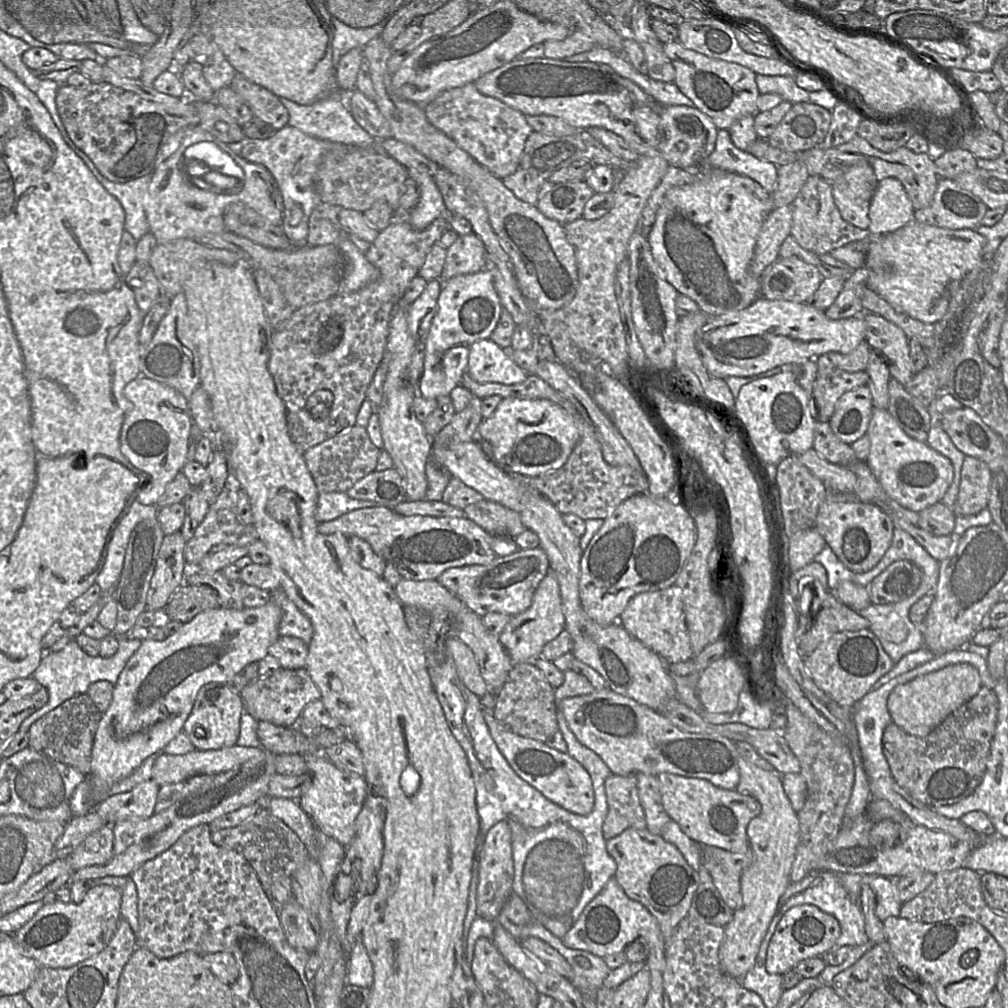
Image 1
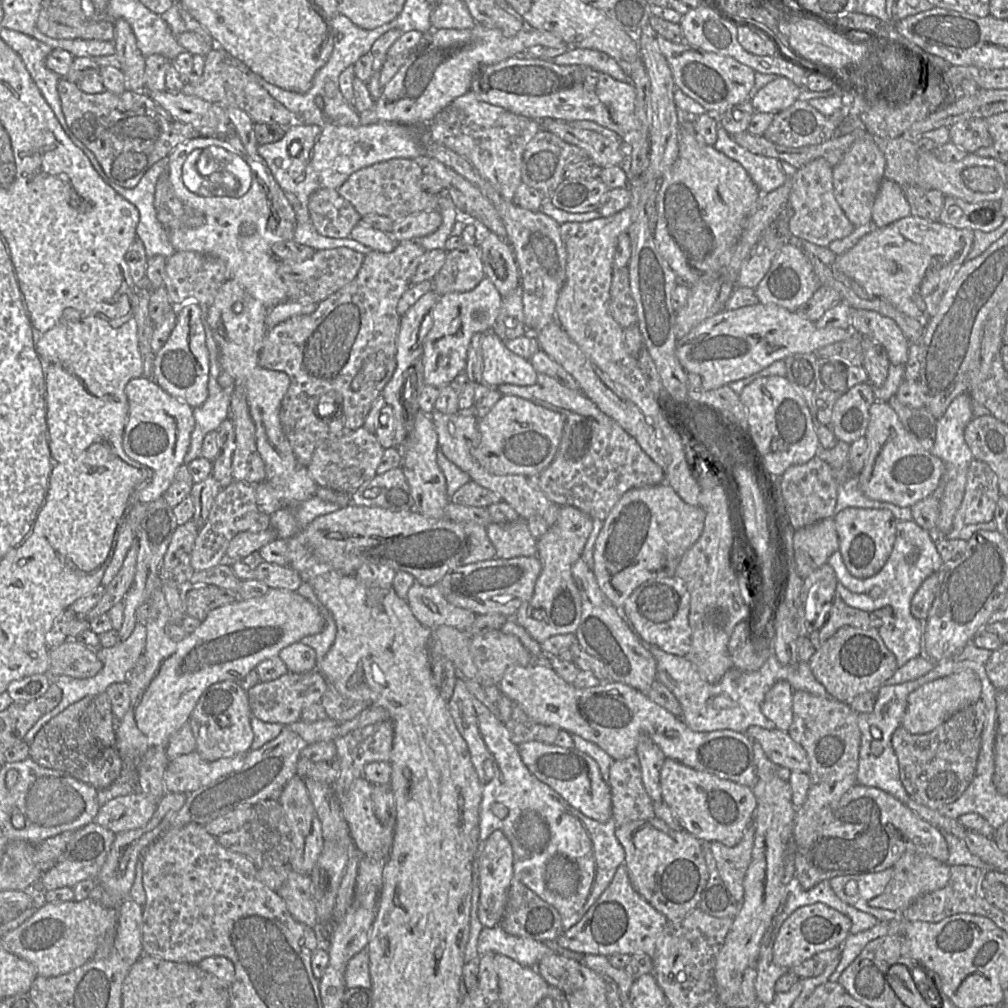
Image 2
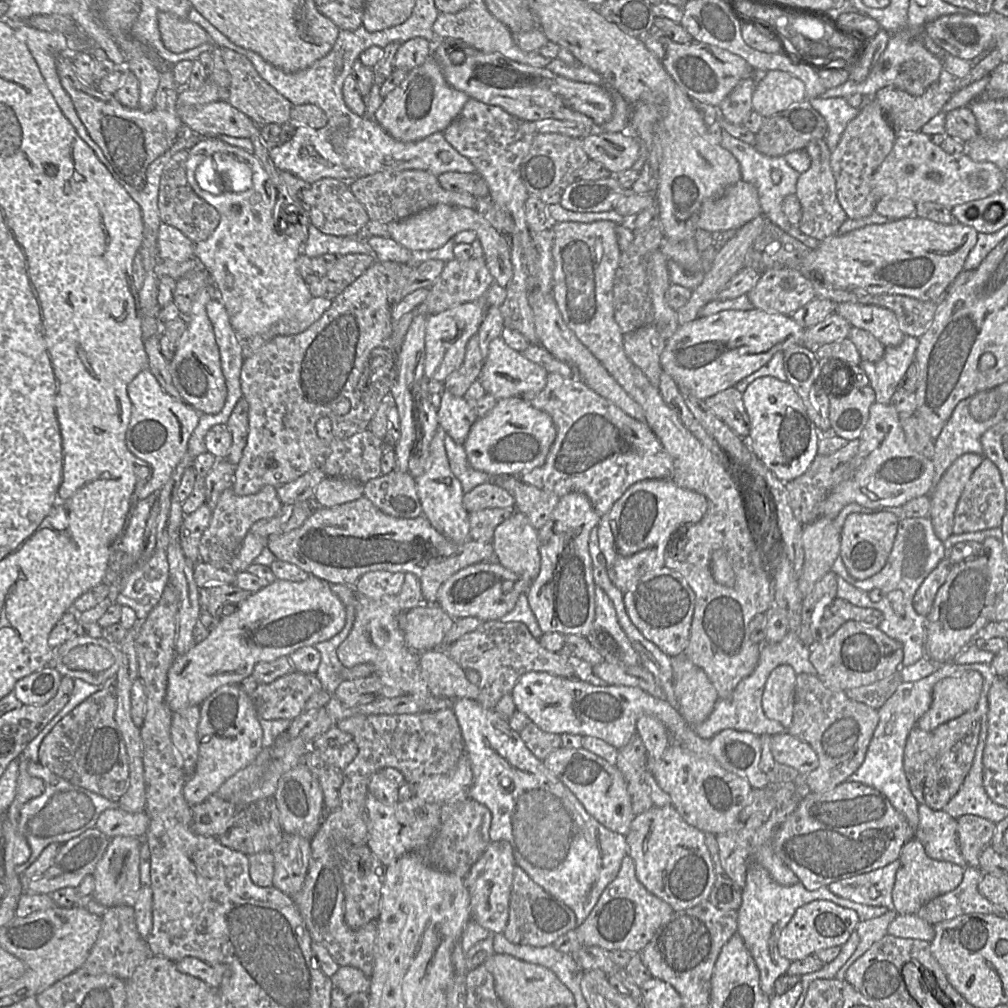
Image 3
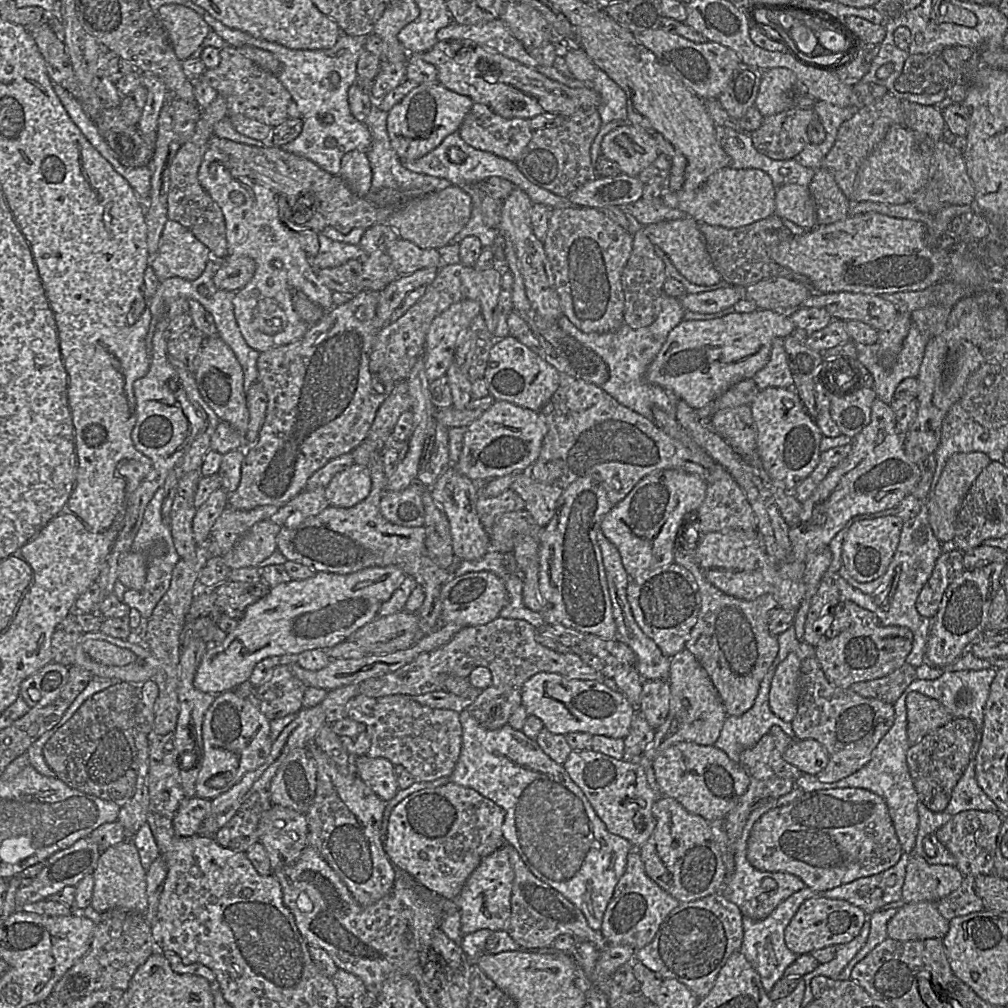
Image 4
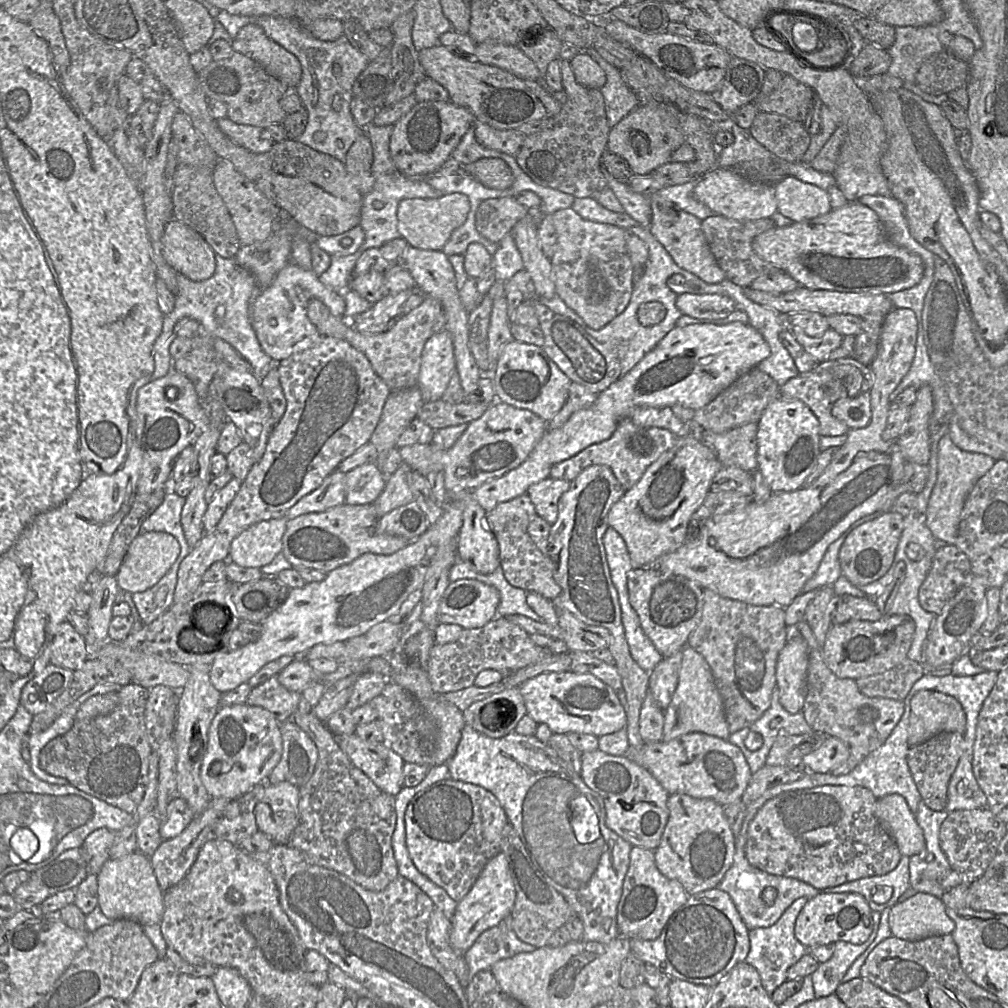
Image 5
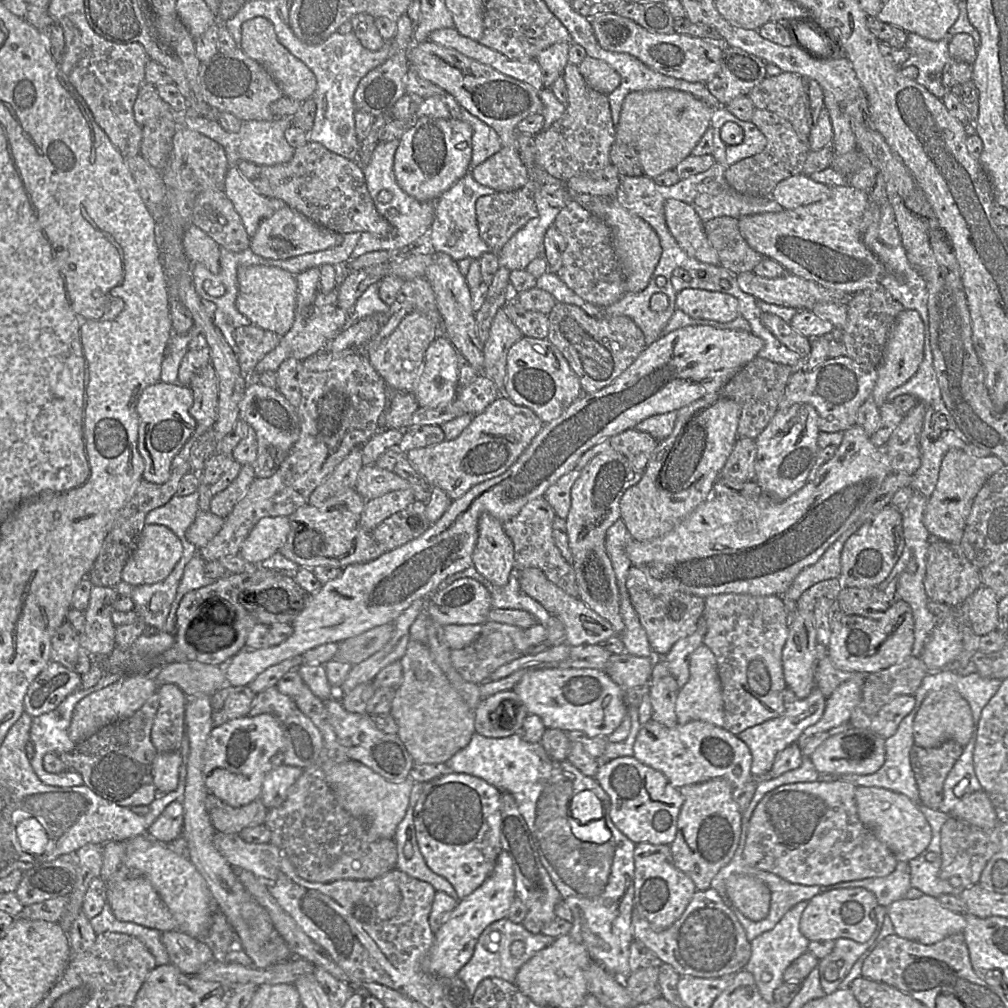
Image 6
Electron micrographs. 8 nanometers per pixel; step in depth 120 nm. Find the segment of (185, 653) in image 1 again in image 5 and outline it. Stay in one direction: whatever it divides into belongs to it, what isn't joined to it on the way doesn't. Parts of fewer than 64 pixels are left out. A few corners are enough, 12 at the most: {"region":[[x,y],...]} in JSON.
{"region":[[464,500],[390,555],[290,589],[257,641],[220,653],[221,693],[265,664],[367,632],[451,568]]}

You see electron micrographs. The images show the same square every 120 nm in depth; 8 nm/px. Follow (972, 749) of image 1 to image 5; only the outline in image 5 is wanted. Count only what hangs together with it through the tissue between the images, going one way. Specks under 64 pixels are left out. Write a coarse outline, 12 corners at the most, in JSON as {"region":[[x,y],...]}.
{"region":[[943,732],[909,747],[921,800],[944,811],[964,734]]}

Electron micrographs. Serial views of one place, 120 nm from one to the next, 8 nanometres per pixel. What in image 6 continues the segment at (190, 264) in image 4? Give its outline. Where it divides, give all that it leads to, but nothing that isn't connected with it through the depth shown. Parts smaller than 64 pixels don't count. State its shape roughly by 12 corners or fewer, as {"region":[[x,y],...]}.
{"region":[[189,225],[182,243],[191,264],[219,273],[220,246]]}

